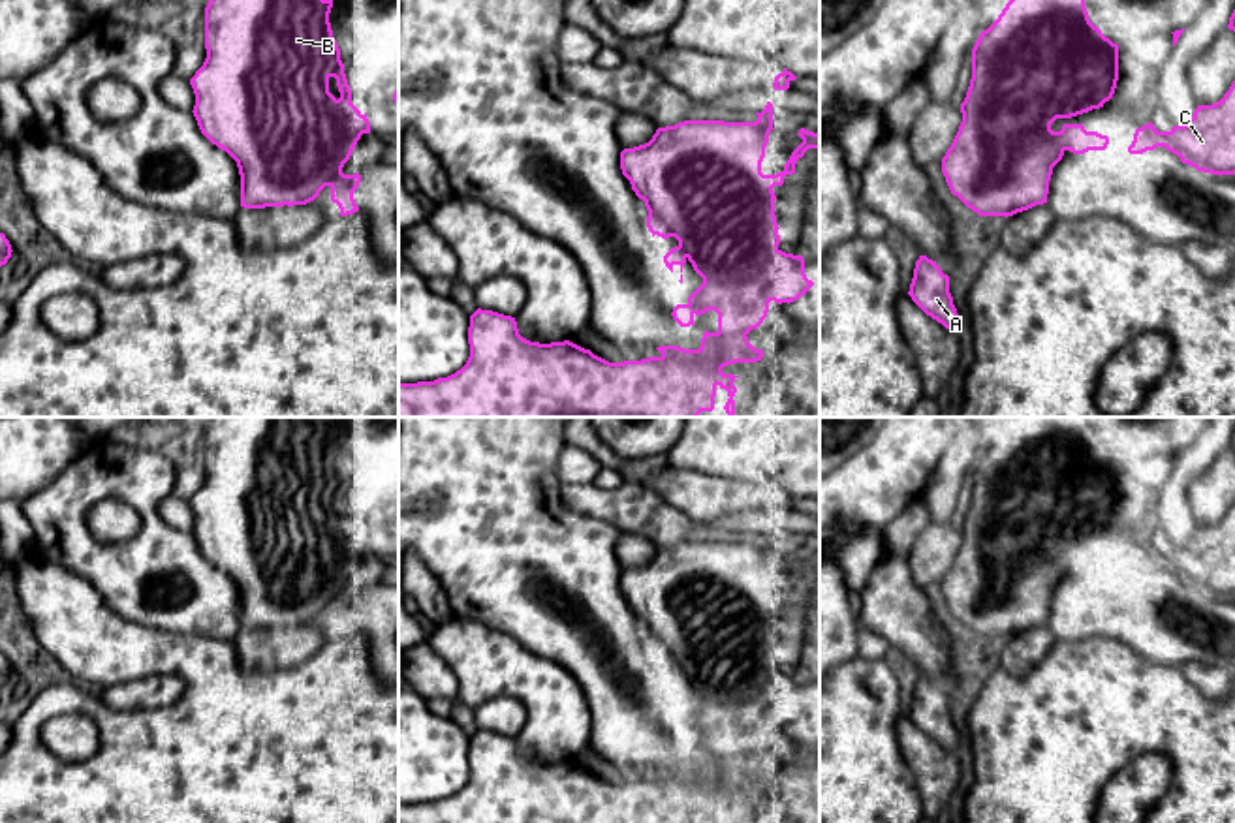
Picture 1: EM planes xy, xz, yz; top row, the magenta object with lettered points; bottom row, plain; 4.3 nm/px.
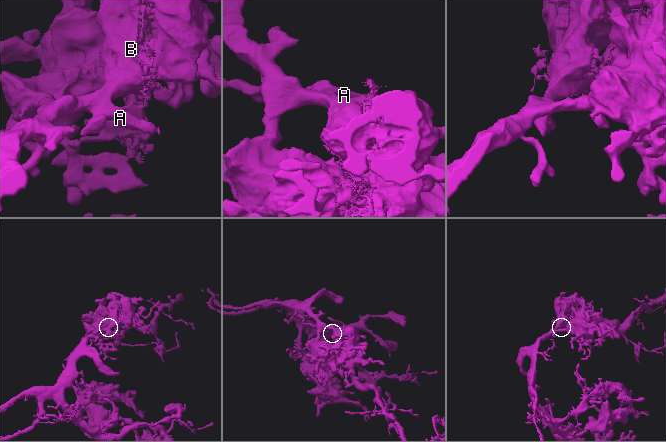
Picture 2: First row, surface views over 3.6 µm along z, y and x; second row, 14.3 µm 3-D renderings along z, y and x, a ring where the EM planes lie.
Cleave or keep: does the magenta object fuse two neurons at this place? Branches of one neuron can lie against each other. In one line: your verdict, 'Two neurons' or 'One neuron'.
One neuron

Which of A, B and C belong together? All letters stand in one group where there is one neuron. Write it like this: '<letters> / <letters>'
A B C

